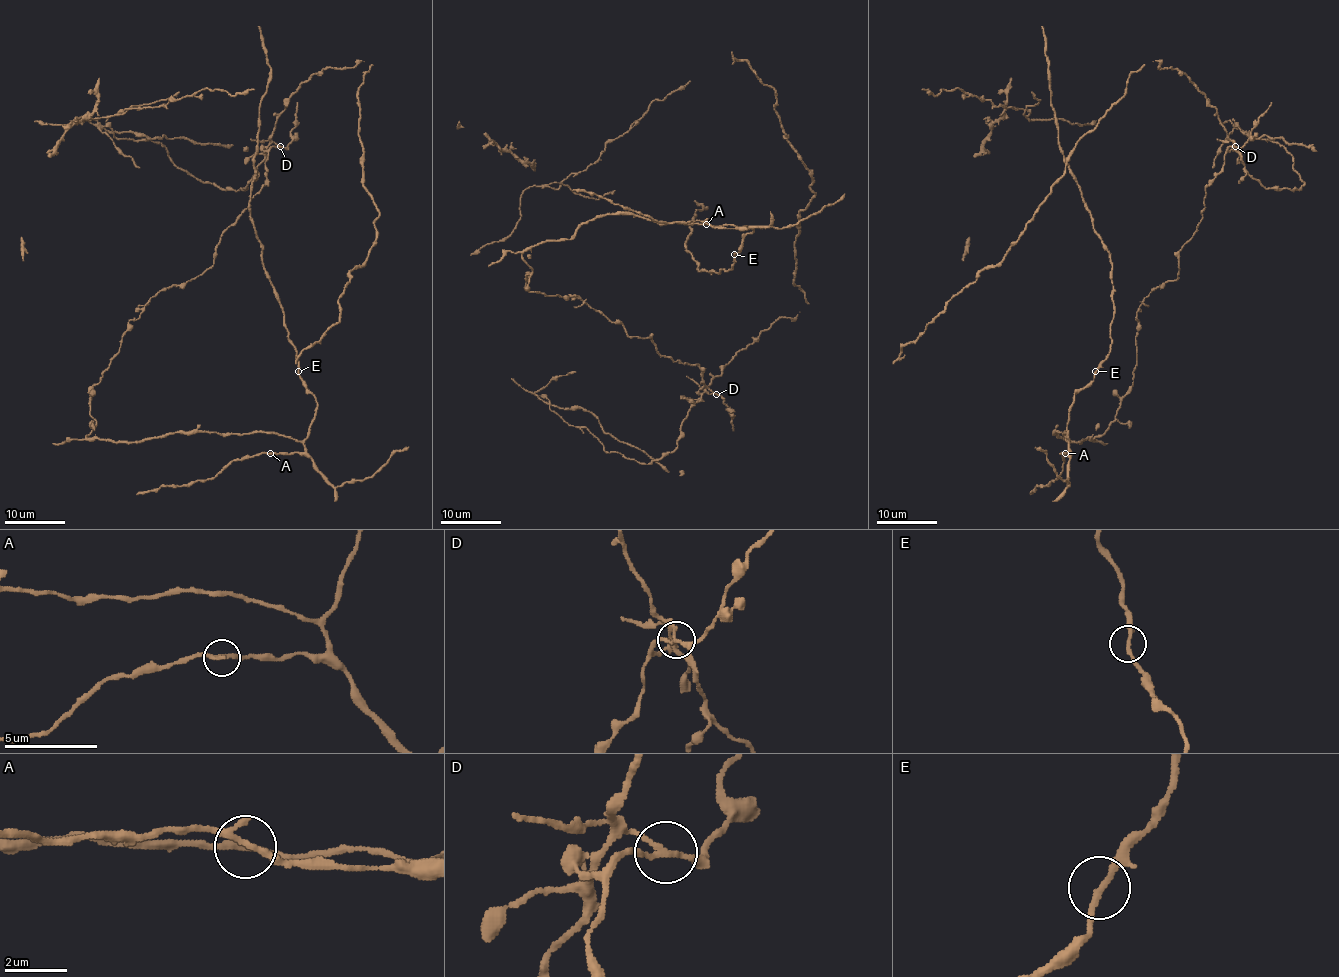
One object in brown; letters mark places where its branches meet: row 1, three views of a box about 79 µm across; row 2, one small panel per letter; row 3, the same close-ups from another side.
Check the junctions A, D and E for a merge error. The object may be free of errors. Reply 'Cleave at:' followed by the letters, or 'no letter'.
Cleave at: D

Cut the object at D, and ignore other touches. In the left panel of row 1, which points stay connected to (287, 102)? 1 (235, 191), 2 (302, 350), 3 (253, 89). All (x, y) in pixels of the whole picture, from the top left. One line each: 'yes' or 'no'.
1: yes
2: yes
3: yes

